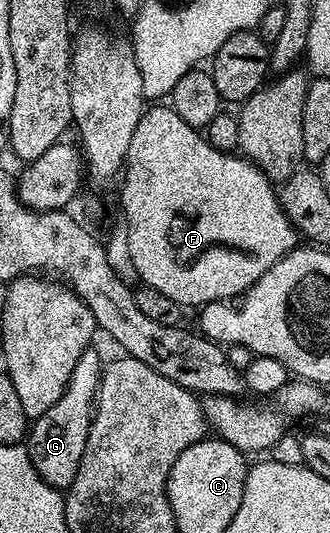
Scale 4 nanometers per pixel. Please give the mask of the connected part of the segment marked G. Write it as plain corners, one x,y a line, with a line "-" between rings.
90,347
79,355
79,363
75,363
75,371
71,371
67,391
59,395
59,403
51,403
51,408
32,422
27,434
29,458
35,471
39,471
39,475
51,487
62,491
68,489
71,479
75,479
75,471
79,471
79,459
83,459
83,447
87,447
87,435
93,422
103,368
103,360
95,350

